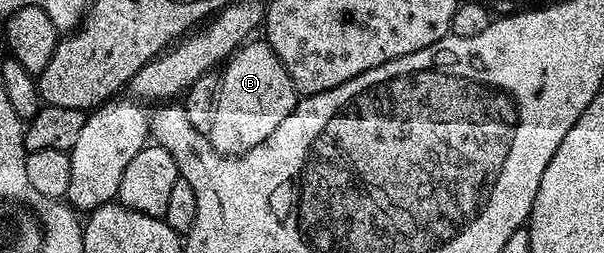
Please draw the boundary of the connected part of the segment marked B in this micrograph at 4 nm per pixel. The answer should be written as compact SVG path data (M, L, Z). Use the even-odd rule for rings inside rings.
M249 41L232 52L223 64L224 73L219 76L216 94L214 125L208 133L208 141L215 151L229 155L241 155L243 151L262 145L296 107L298 92L290 81L290 73L267 42Z

